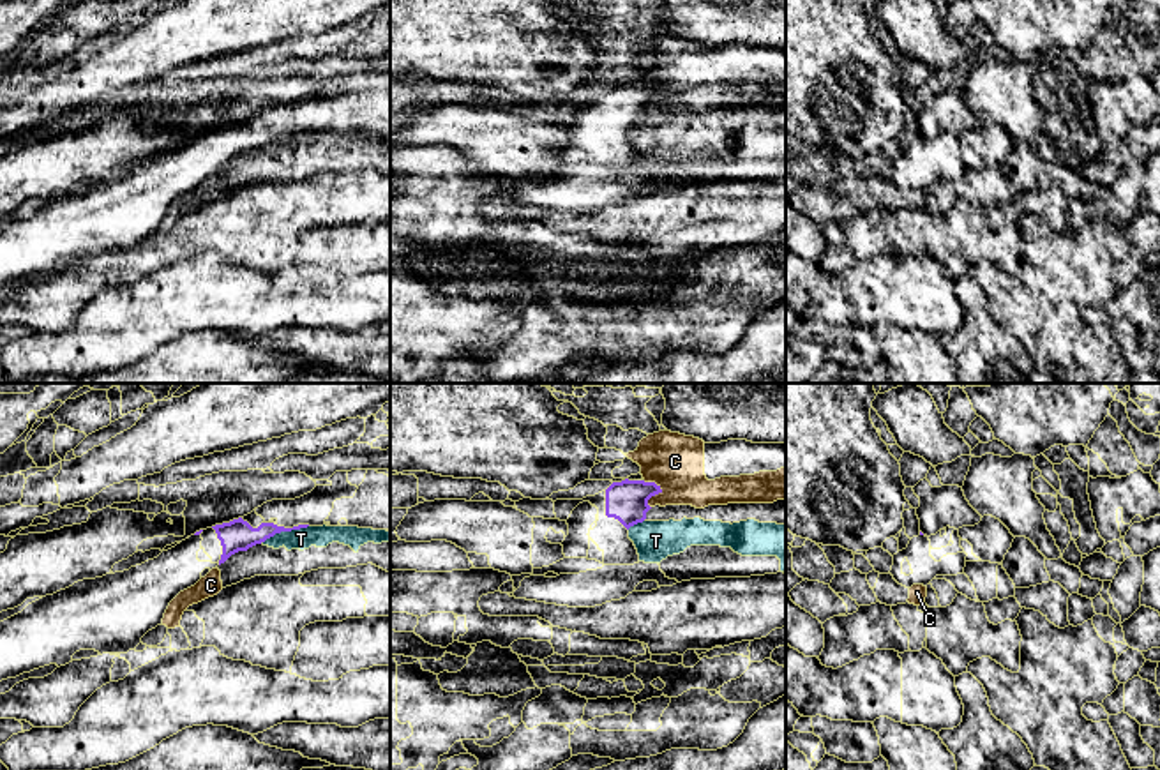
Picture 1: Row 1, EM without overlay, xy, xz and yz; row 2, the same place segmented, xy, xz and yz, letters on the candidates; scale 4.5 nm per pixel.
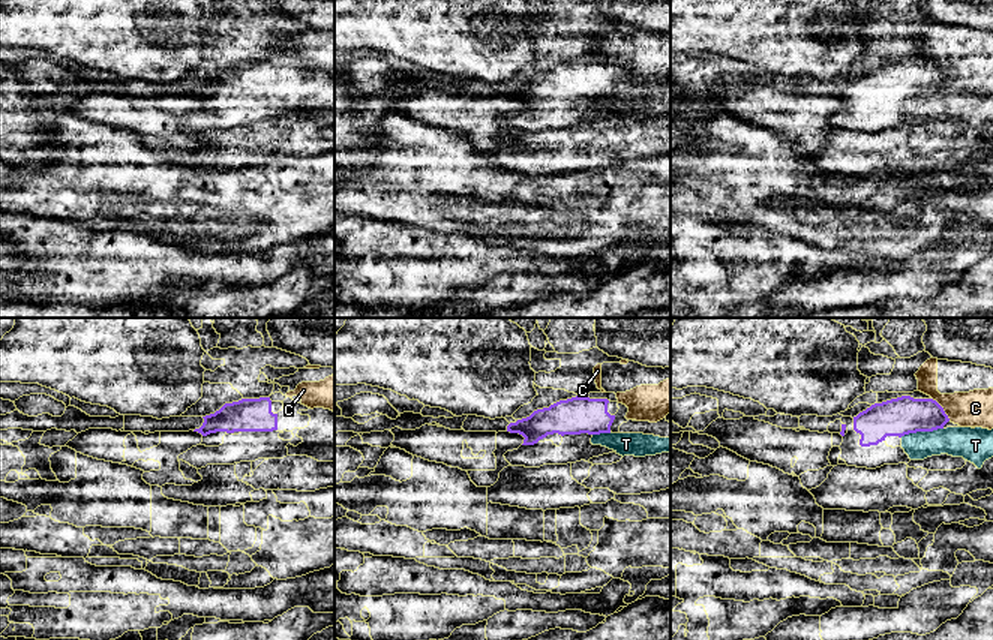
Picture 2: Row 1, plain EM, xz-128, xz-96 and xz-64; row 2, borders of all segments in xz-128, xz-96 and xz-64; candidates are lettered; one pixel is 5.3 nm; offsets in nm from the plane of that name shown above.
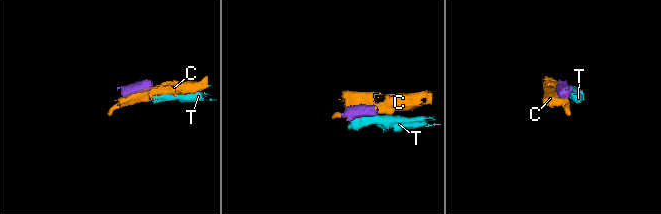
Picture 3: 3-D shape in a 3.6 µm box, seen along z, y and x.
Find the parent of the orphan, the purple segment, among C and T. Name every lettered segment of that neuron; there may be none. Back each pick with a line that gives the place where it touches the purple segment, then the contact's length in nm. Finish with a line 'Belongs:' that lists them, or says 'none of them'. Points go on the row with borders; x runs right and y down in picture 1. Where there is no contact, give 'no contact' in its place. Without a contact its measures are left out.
Belongs: none of them

